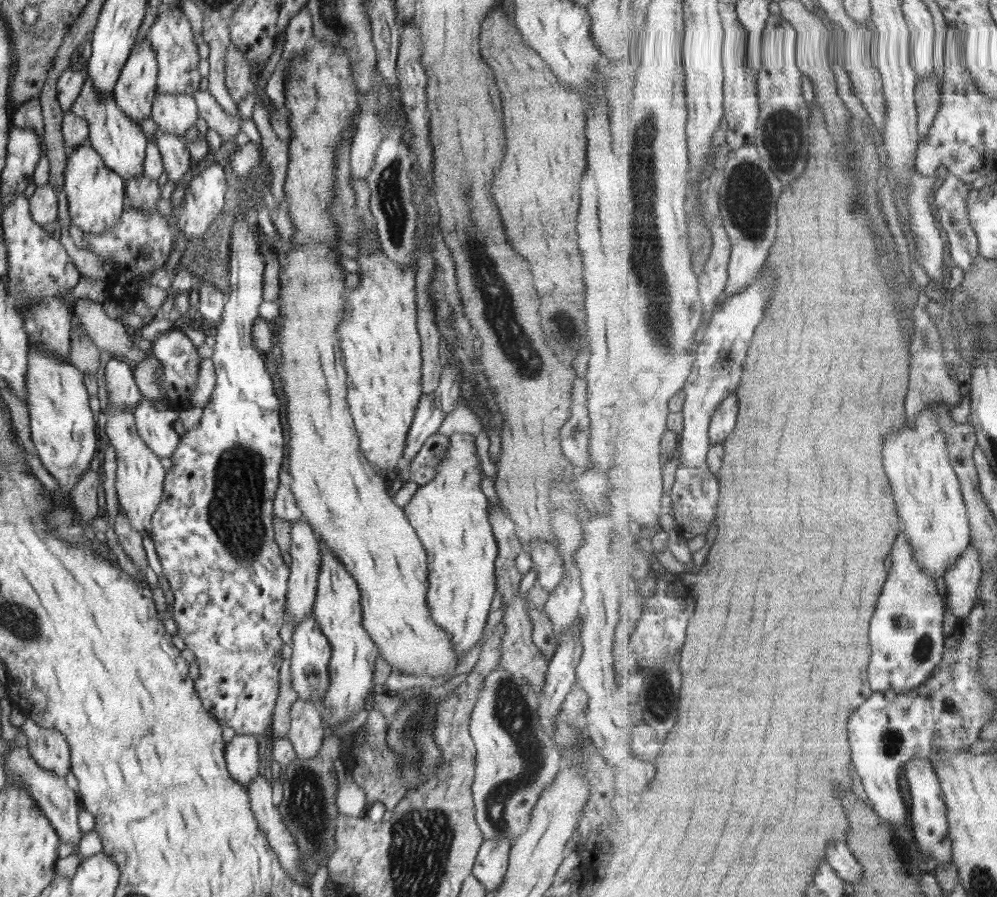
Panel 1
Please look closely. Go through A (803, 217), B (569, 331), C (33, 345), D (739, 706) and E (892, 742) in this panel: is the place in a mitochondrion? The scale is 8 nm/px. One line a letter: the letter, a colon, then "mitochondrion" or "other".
A: other
B: mitochondrion
C: other
D: other
E: mitochondrion

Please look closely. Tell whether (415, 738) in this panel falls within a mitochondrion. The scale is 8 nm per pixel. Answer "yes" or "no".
yes

